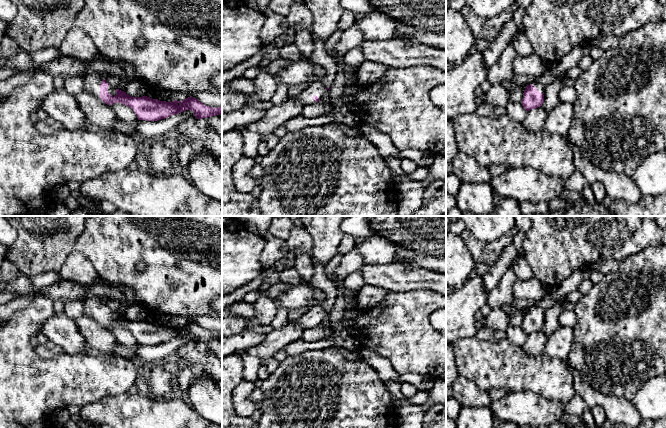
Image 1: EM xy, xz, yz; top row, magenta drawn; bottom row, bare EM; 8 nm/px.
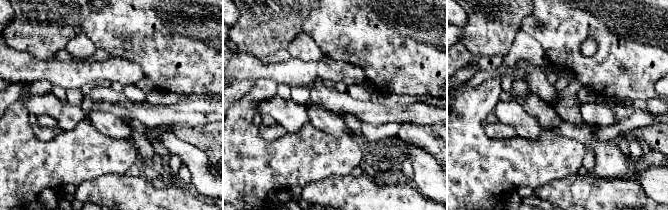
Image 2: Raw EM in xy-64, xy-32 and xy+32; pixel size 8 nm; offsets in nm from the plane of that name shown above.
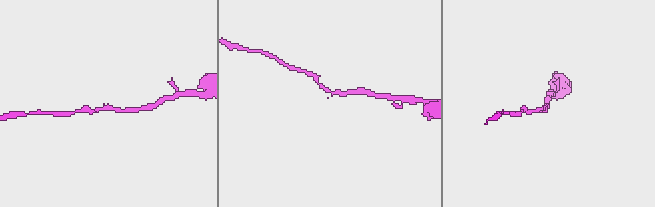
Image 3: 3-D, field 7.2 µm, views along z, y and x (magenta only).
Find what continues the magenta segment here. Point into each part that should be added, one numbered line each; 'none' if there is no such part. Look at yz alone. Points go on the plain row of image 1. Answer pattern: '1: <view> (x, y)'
1: yz (541, 312)

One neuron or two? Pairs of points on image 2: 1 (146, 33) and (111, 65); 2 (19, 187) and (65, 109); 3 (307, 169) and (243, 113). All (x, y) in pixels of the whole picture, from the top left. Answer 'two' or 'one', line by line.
1: two
2: two
3: one

